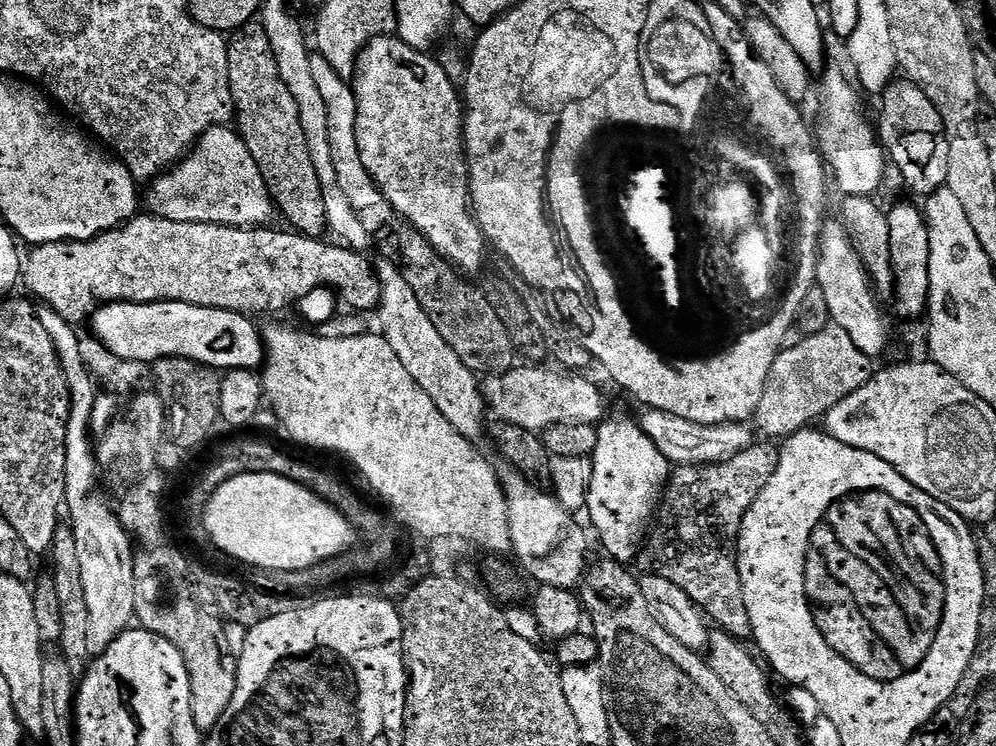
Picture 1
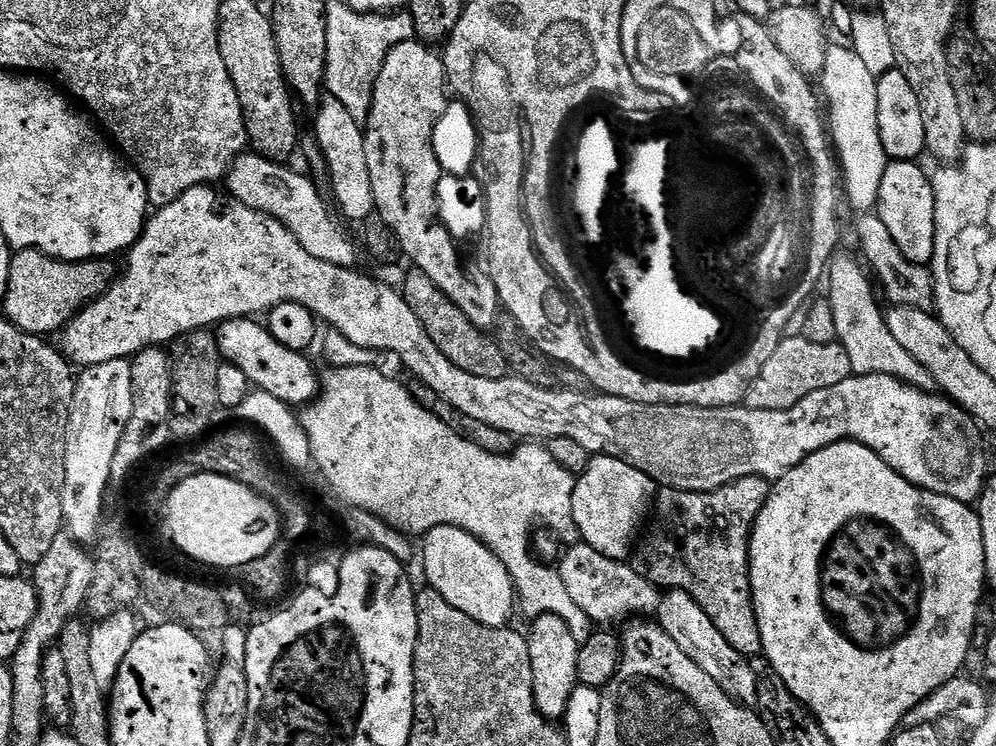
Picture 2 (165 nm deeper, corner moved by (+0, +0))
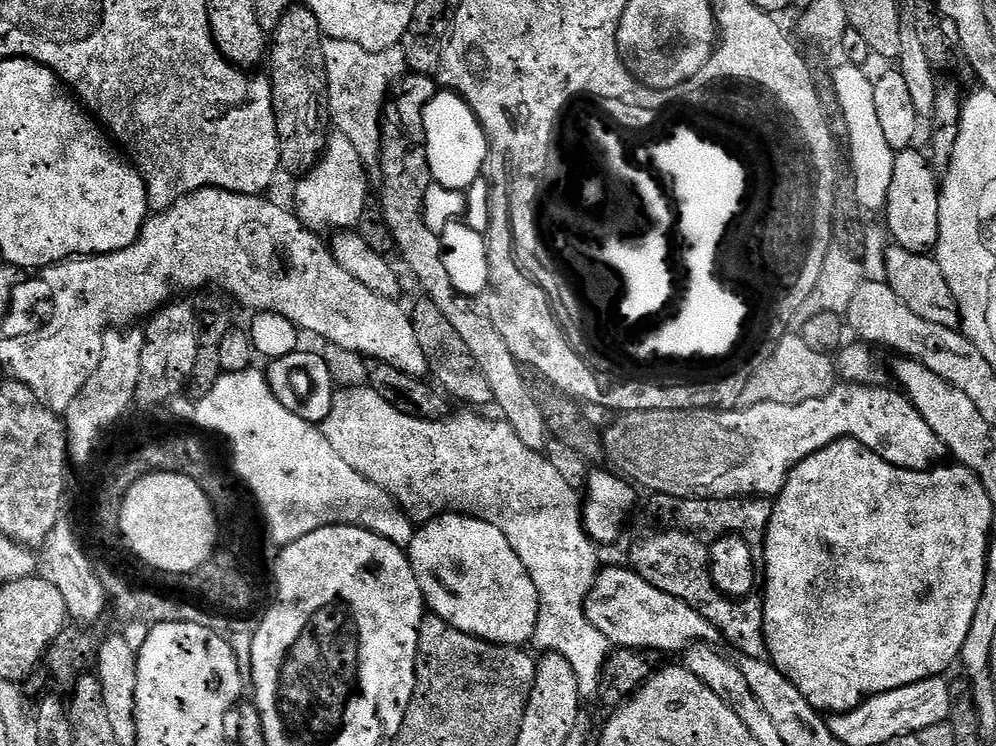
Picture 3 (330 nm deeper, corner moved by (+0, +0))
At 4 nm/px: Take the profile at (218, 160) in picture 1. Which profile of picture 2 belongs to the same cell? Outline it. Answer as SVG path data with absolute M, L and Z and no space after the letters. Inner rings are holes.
M241 154L237 156L226 177L226 185L228 184L228 188L226 187L227 195L231 196L233 200L250 206L250 210L258 210L262 214L274 218L282 226L286 226L286 230L290 230L290 234L294 234L294 238L298 238L302 250L306 250L314 258L318 258L322 262L330 262L334 266L356 268L358 264L356 262L356 248L358 252L357 241L355 244L340 229L341 221L337 219L334 212L334 217L332 217L332 212L328 209L327 202L320 197L320 192L316 189L315 182L310 177L303 176L300 172L295 172L292 168L283 168L284 166L283 163L268 160L265 156L257 156L255 154Z

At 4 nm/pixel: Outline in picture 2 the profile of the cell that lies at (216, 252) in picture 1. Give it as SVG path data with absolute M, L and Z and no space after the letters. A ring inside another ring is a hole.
M36 248L13 251L8 289L2 298L3 319L35 336L47 337L48 332L59 333L77 310L98 299L112 283L114 271L108 264L111 263L104 258L79 262L55 260Z

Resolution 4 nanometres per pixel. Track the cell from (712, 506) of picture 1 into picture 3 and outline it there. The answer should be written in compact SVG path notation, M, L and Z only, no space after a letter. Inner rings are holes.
M656 494L653 495L651 499L652 501L645 506L644 513L642 513L640 516L640 525L638 525L636 529L634 529L635 527L631 529L631 532L633 531L632 545L630 545L628 548L629 561L627 561L630 568L644 578L646 582L654 587L657 587L658 590L662 590L662 592L665 594L673 595L674 598L678 598L681 599L682 602L686 602L686 605L692 606L694 610L696 610L698 614L702 616L702 618L706 618L707 622L712 623L714 627L719 630L721 637L723 637L725 641L728 639L729 642L732 643L738 651L740 651L739 655L741 657L749 656L750 658L758 658L759 660L768 659L768 647L766 646L766 634L764 633L763 599L756 594L748 595L743 599L729 599L720 593L712 581L711 570L709 568L709 548L712 546L712 544L718 542L718 540L722 539L724 536L741 536L741 538L743 538L745 542L749 544L749 547L755 556L761 555L764 551L765 534L768 532L768 523L772 517L772 504L764 498L709 498L706 500L687 500L686 498L678 498L677 496L662 496Z

